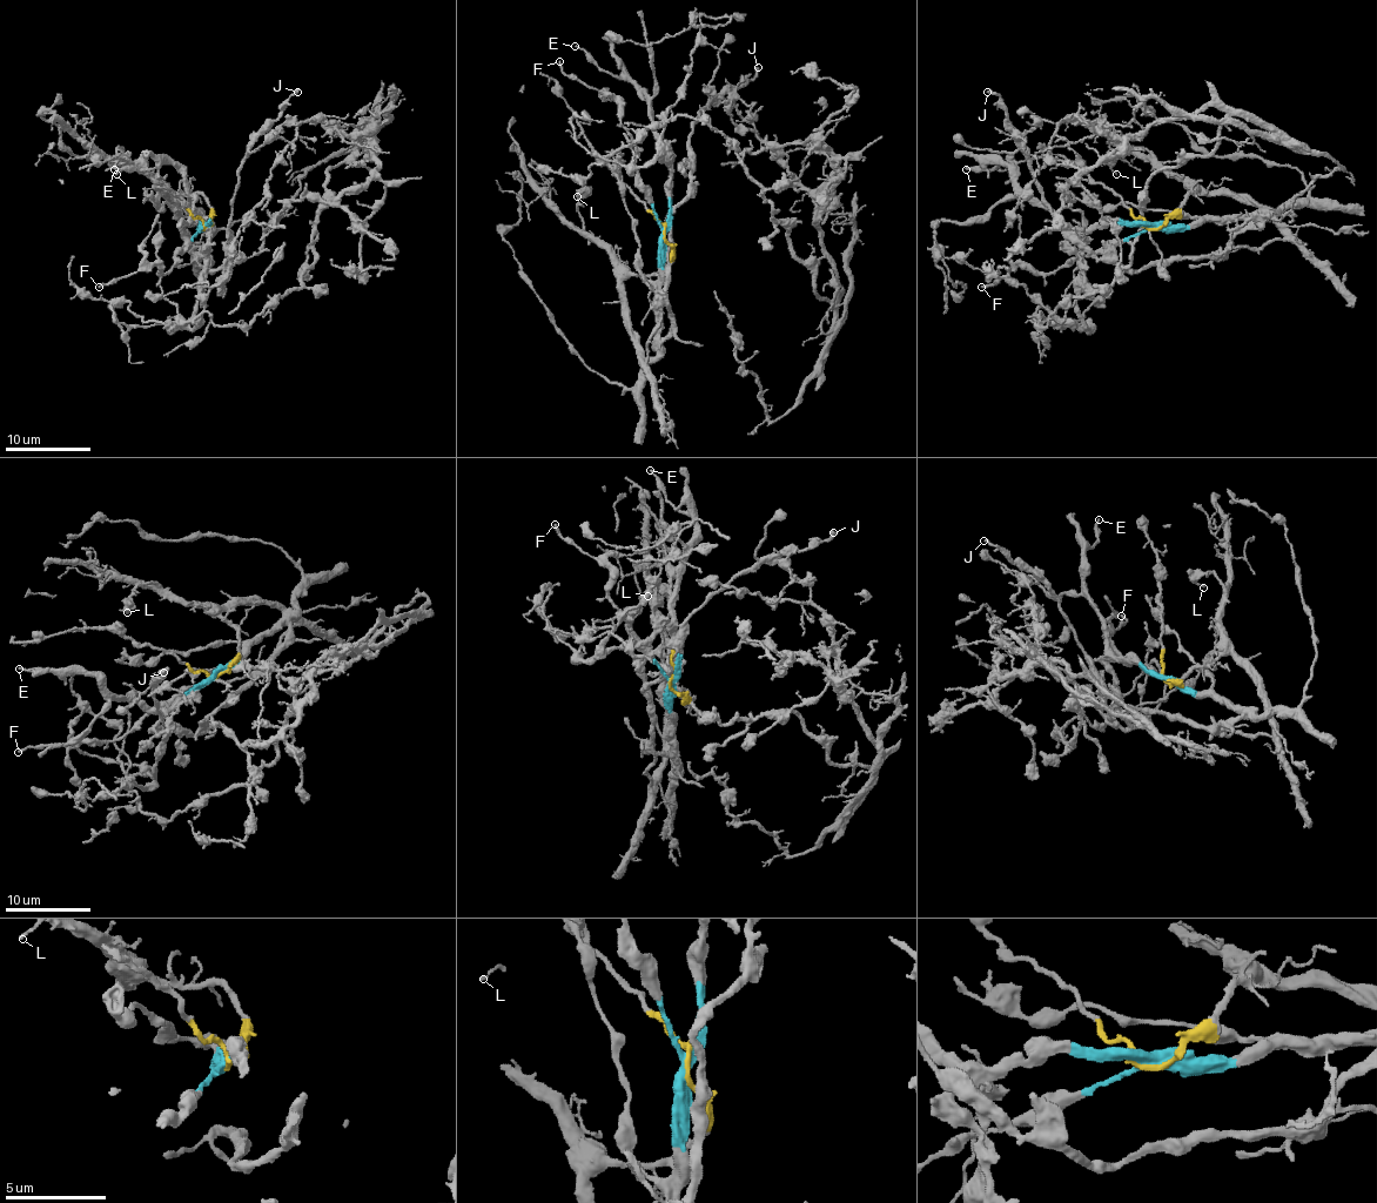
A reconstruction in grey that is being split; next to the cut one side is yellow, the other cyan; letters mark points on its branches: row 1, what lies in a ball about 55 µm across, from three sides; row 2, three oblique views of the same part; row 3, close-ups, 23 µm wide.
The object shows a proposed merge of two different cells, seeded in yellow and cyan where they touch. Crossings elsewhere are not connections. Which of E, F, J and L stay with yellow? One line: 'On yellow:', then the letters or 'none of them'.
On yellow: L

